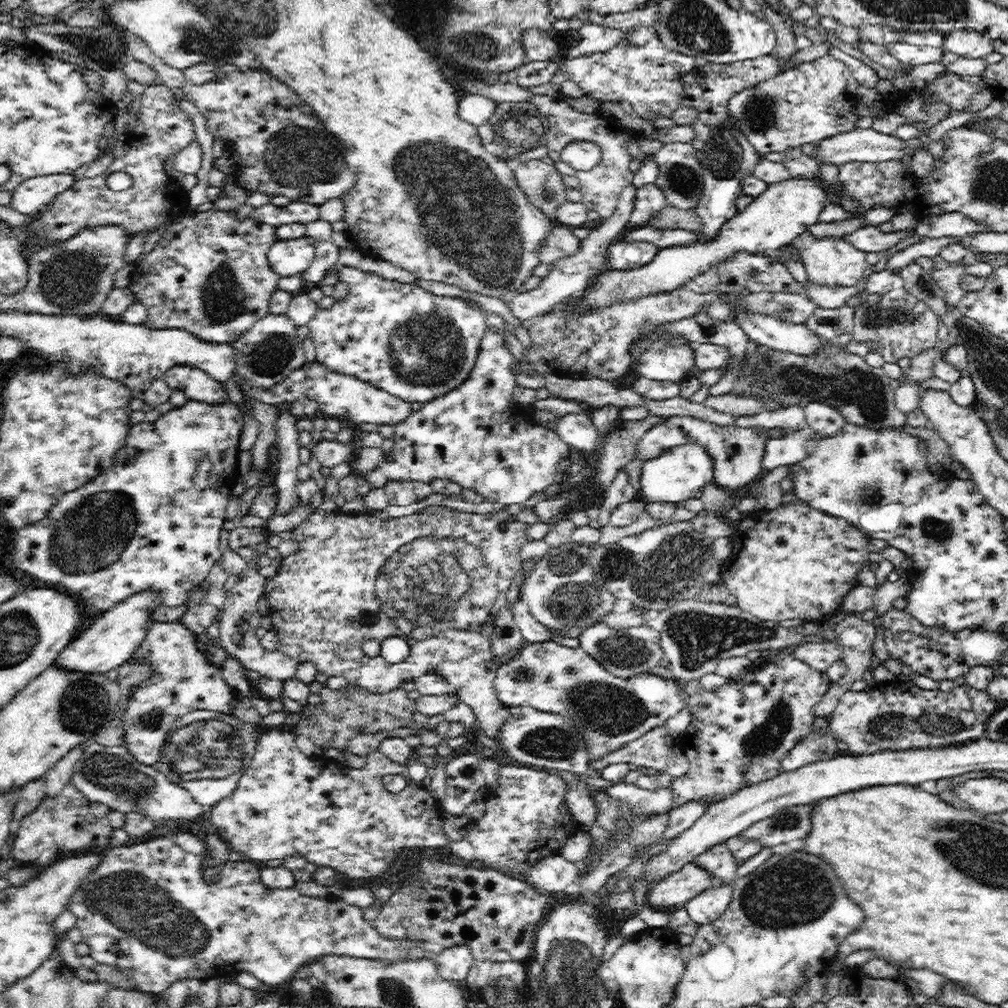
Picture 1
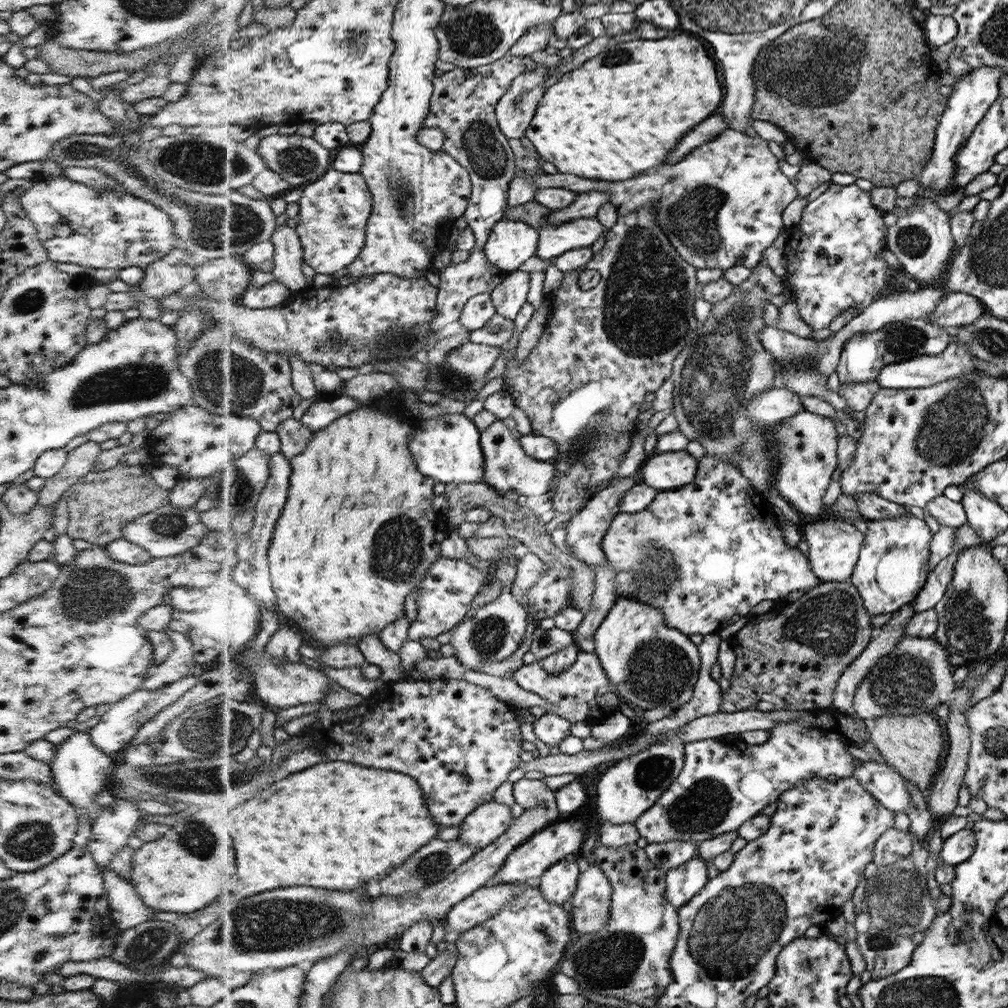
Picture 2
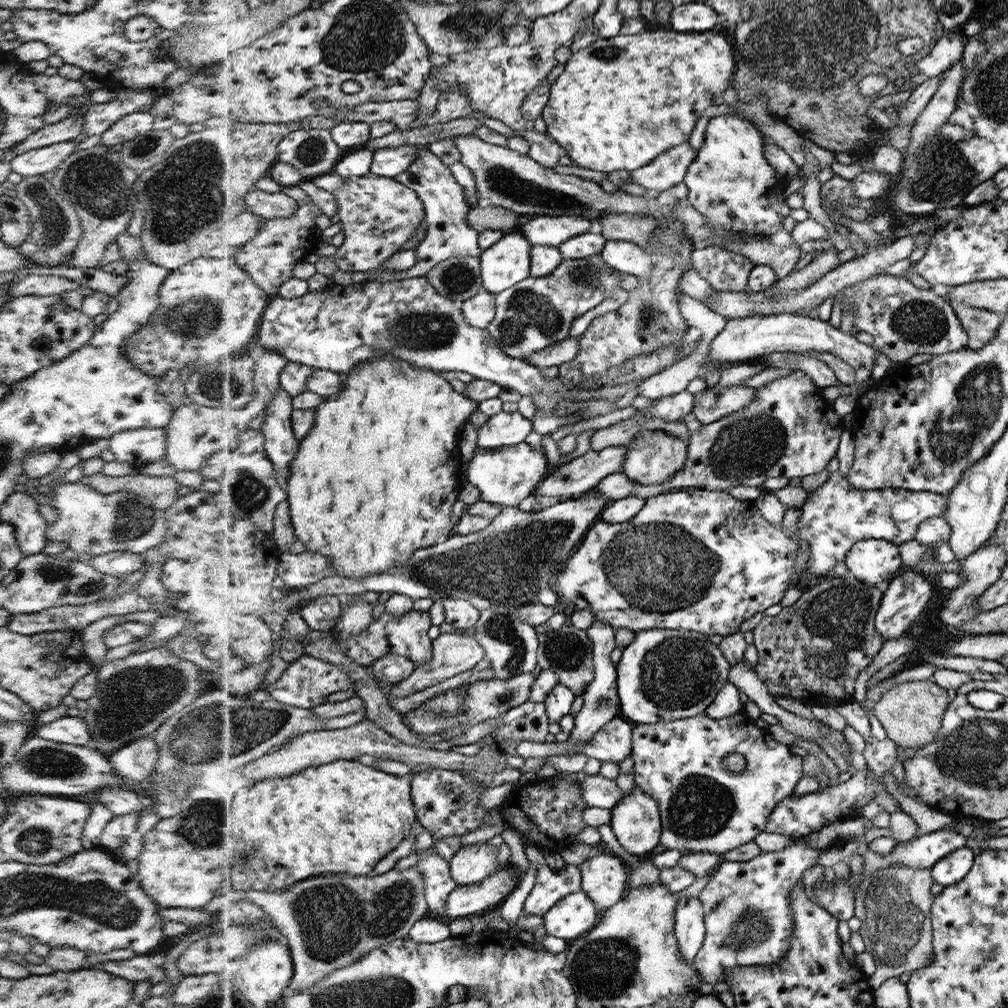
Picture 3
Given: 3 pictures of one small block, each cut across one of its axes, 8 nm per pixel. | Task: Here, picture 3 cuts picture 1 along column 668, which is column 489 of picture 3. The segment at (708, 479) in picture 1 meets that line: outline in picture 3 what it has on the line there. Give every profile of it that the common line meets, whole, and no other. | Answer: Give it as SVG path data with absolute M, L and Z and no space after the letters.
M525 442L495 449L476 447L474 456L469 461L467 483L478 488L483 502L519 508L520 502L535 494L536 486L552 470L542 449L538 451Z

